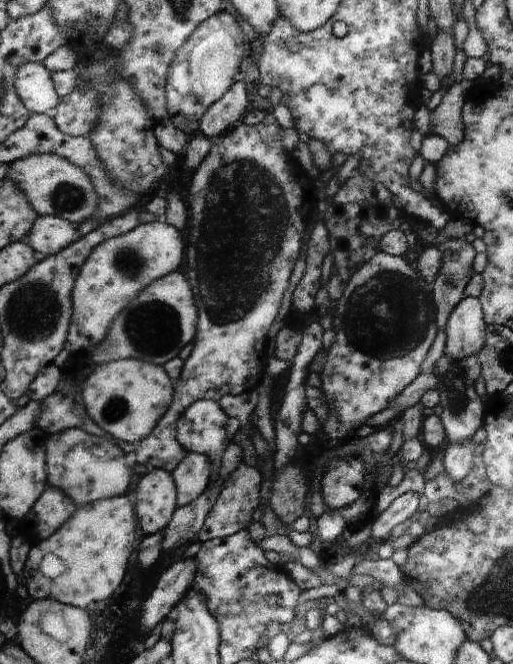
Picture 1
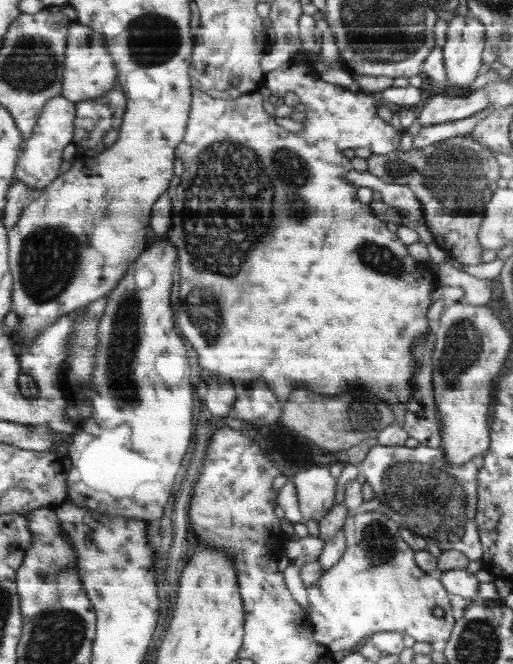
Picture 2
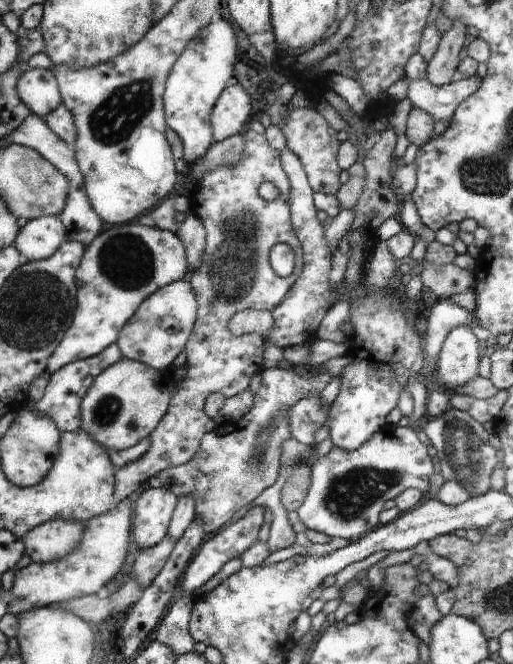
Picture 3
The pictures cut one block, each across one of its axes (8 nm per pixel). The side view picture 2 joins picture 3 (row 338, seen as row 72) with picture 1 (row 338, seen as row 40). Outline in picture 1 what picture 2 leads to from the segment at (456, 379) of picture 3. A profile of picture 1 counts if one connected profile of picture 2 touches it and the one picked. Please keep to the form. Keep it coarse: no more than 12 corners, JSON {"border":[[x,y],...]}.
{"border":[[464,297],[450,313],[445,355],[455,361],[485,345],[480,298]]}

